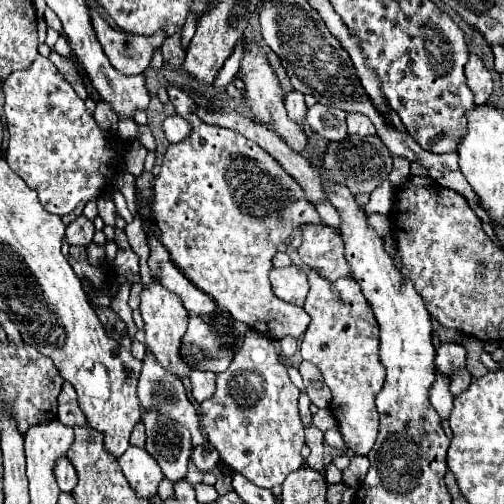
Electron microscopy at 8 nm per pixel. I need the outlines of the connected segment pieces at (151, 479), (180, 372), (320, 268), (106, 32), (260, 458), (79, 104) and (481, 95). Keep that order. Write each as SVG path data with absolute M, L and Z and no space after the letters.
M130 445L128 451L122 457L118 457L118 463L138 497L150 499L156 495L164 475L160 471L160 465L154 461L154 457L148 455L146 449Z
M152 283L148 289L142 291L140 313L142 313L142 319L144 319L146 347L150 349L150 353L170 373L174 373L180 379L186 377L190 373L190 369L180 357L180 343L182 343L182 337L184 337L186 327L188 327L188 313L182 307L182 303L178 303L178 299L174 299L174 295L170 295L170 291L166 291L162 285Z
M304 225L298 255L304 265L318 271L326 281L350 277L352 271L344 259L344 243L338 229L326 225Z
M92 11L92 25L110 65L122 75L144 73L154 57L154 51L164 41L164 31L158 31L152 37L122 35L118 29L112 29L104 19L100 19L96 11Z
M250 329L230 367L218 373L216 393L198 407L202 431L226 467L258 487L272 489L304 463L300 455L304 427L298 415L298 395L300 389L290 381L274 343Z
M38 55L38 59L26 71L14 71L6 83L2 85L6 95L6 125L8 125L8 149L6 149L6 163L10 169L24 179L24 183L38 191L38 197L46 211L56 215L68 215L76 209L78 203L88 203L90 199L98 199L106 195L108 181L114 177L114 163L118 159L116 147L120 141L108 137L88 115L84 101L78 99L76 91L72 89L50 59Z
M470 55L468 63L464 65L464 75L468 81L468 87L474 93L474 101L476 105L482 105L488 101L490 93L492 93L492 77L490 71L484 67L482 59L478 55Z

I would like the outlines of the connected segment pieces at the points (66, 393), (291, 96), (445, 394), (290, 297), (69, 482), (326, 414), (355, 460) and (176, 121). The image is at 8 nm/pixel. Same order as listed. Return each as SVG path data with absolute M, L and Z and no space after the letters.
M64 383L57 398L57 414L56 418L64 425L86 425L86 419L76 403L76 395L74 389L70 387L70 383Z
M290 91L286 95L286 111L290 113L290 119L298 121L304 127L304 117L306 117L306 103L304 95L300 91Z
M436 371L434 385L430 387L430 403L432 403L432 407L438 411L438 415L442 419L448 419L450 411L452 411L452 399L454 397L448 391L448 383L450 383L450 377L446 377L440 371Z
M290 265L290 267L282 267L282 269L272 269L270 283L272 283L272 291L274 291L274 295L278 295L278 299L288 301L298 307L304 305L310 285L308 285L306 273L300 271L298 267Z
M66 457L58 459L58 463L54 463L54 477L56 477L56 481L58 481L60 491L70 493L70 491L74 489L74 483L76 483L76 471L74 471L72 463L70 463Z
M319 409L314 415L312 422L318 427L322 432L329 430L331 426L334 426L336 423L333 416L331 416L331 412L328 409Z
M352 457L350 459L350 465L348 469L342 471L342 483L352 487L352 489L358 489L362 479L366 477L366 471L368 471L368 459L366 457Z
M172 115L172 117L164 119L162 129L164 129L164 135L170 143L180 143L190 135L192 125L186 119L182 119L180 115Z

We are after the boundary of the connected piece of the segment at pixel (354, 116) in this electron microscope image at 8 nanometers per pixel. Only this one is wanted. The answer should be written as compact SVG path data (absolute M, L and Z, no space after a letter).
M350 113L348 115L348 133L350 135L374 135L376 127L370 123L370 119L366 115L358 115L358 113Z

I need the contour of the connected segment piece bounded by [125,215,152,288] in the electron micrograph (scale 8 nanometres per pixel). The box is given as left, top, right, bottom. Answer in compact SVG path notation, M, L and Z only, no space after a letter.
M137 215L134 220L126 226L125 234L127 236L130 248L138 255L140 263L140 275L143 288L152 282L147 260L150 254L146 241L146 232L143 227L143 219Z

